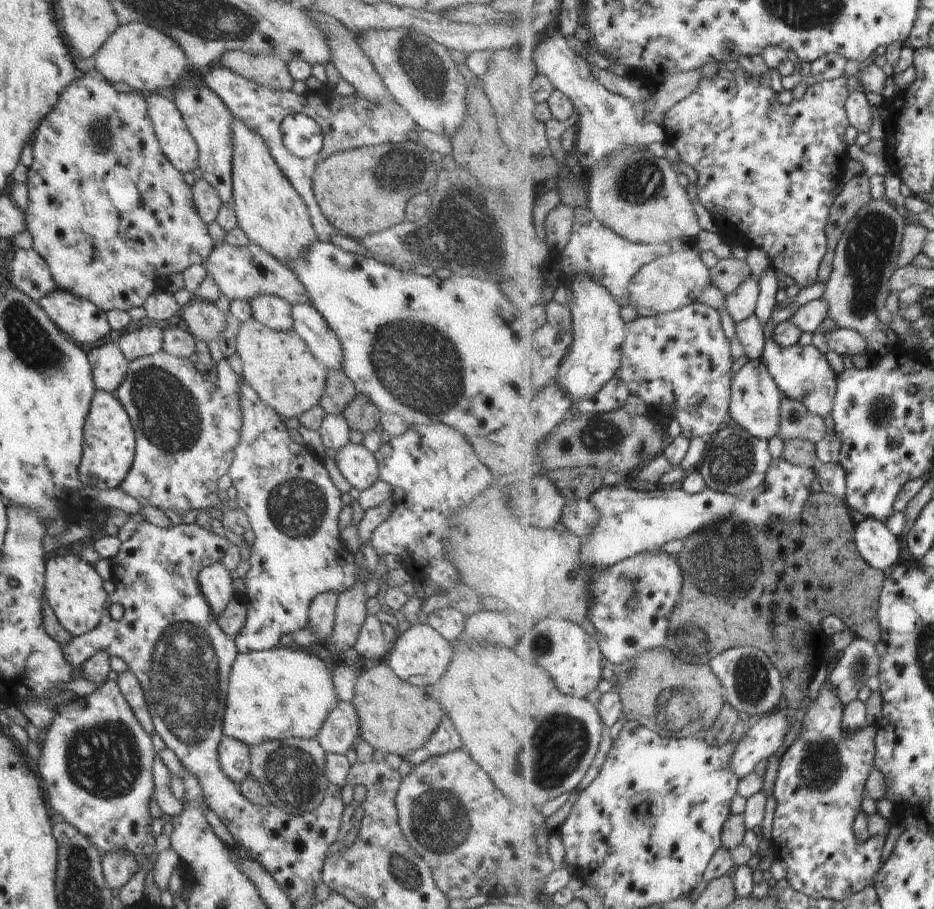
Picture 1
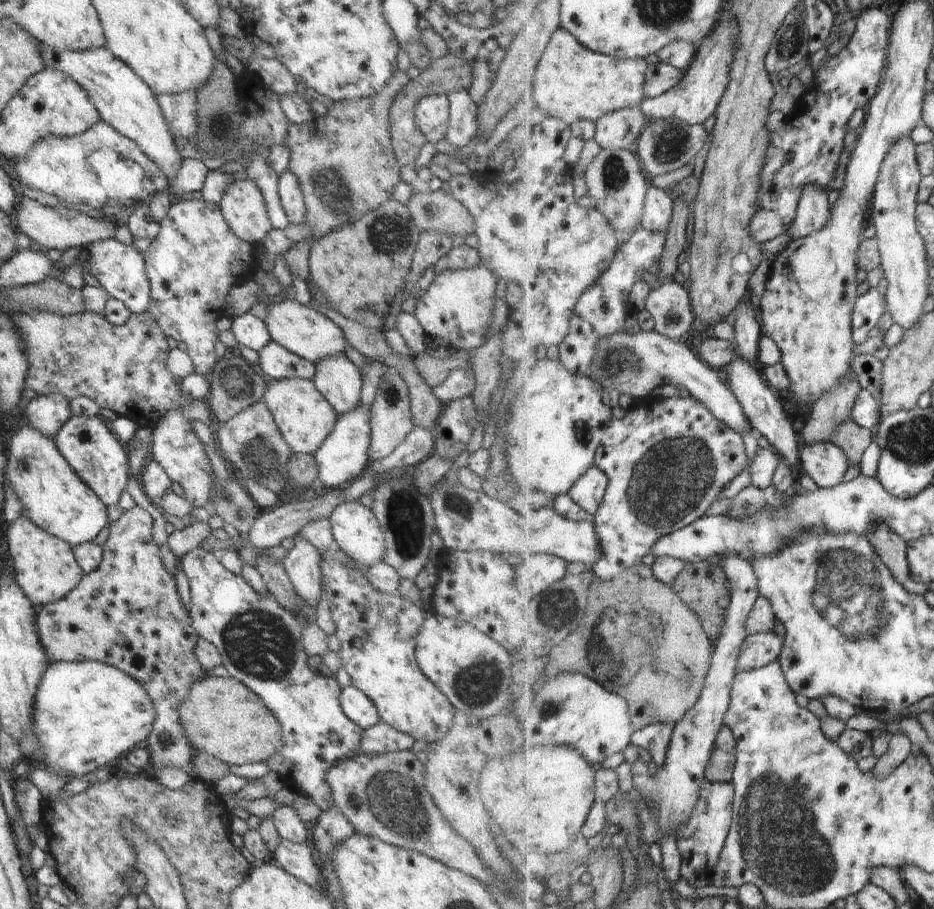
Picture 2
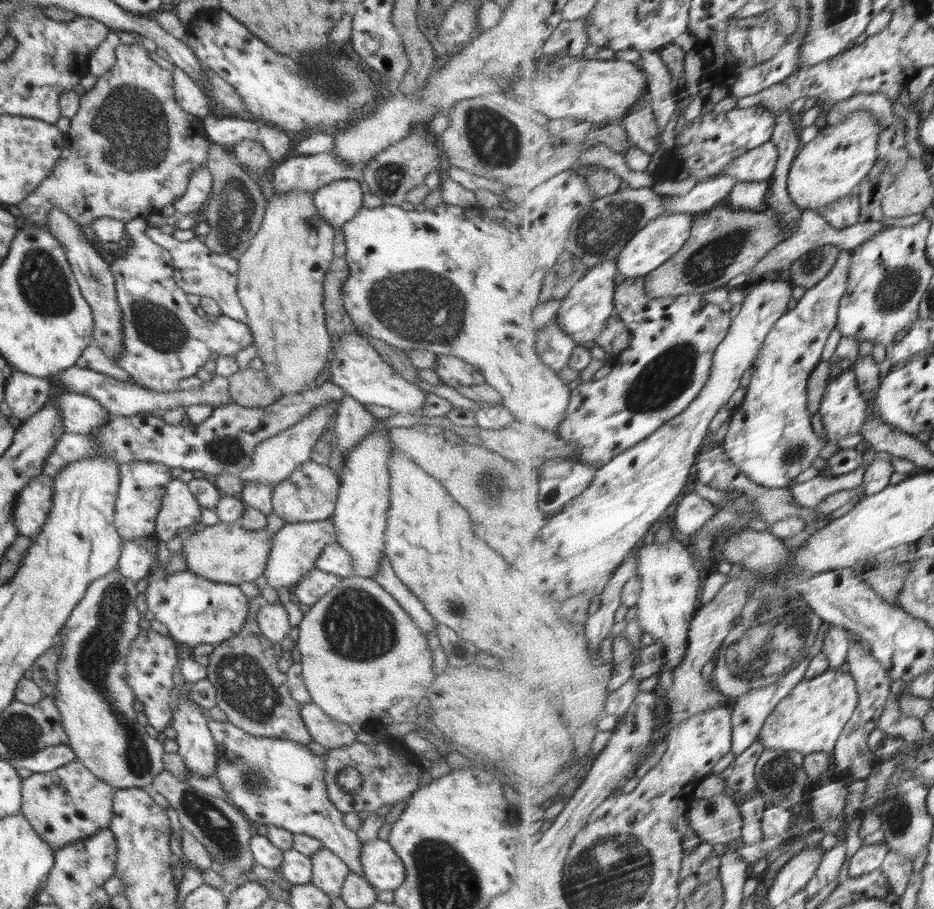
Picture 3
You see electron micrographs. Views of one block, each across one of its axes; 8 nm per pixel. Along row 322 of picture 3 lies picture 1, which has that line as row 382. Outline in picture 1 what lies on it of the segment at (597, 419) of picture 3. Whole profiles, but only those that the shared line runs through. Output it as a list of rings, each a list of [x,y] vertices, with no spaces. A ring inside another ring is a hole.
[[[696,301],[677,311],[658,313],[654,317],[641,317],[628,323],[627,341],[620,376],[631,392],[641,397],[651,409],[666,406],[673,410],[673,416],[681,425],[683,435],[692,440],[700,436],[707,440],[718,434],[722,424],[731,414],[732,376],[734,356],[732,339],[728,338],[720,309]]]

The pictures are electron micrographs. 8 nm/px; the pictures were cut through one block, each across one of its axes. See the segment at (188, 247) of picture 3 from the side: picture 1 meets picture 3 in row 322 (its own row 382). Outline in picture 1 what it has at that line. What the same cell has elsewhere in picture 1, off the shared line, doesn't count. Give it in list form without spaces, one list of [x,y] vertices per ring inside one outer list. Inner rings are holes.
[[[234,356],[226,359],[233,371],[241,378],[241,385],[243,386],[239,391],[241,402],[241,439],[238,446],[235,448],[233,454],[233,461],[229,468],[229,476],[232,479],[232,484],[237,490],[238,509],[243,510],[249,518],[251,529],[253,530],[255,539],[252,546],[249,548],[251,555],[249,560],[249,569],[244,576],[244,586],[246,586],[246,593],[241,596],[241,602],[245,606],[245,625],[242,630],[235,636],[235,645],[238,653],[247,653],[254,651],[265,651],[274,647],[280,646],[279,640],[282,634],[292,634],[297,630],[306,628],[309,623],[309,604],[322,593],[337,593],[340,596],[344,591],[347,591],[355,585],[359,580],[358,576],[361,572],[361,566],[357,561],[357,556],[350,552],[341,539],[340,527],[338,527],[338,514],[342,510],[342,493],[334,485],[330,479],[330,475],[324,467],[324,461],[318,455],[309,449],[306,445],[298,444],[292,440],[288,434],[285,421],[280,420],[279,414],[274,412],[261,398],[255,393],[255,390],[243,380],[241,376],[243,366],[240,358]]]

